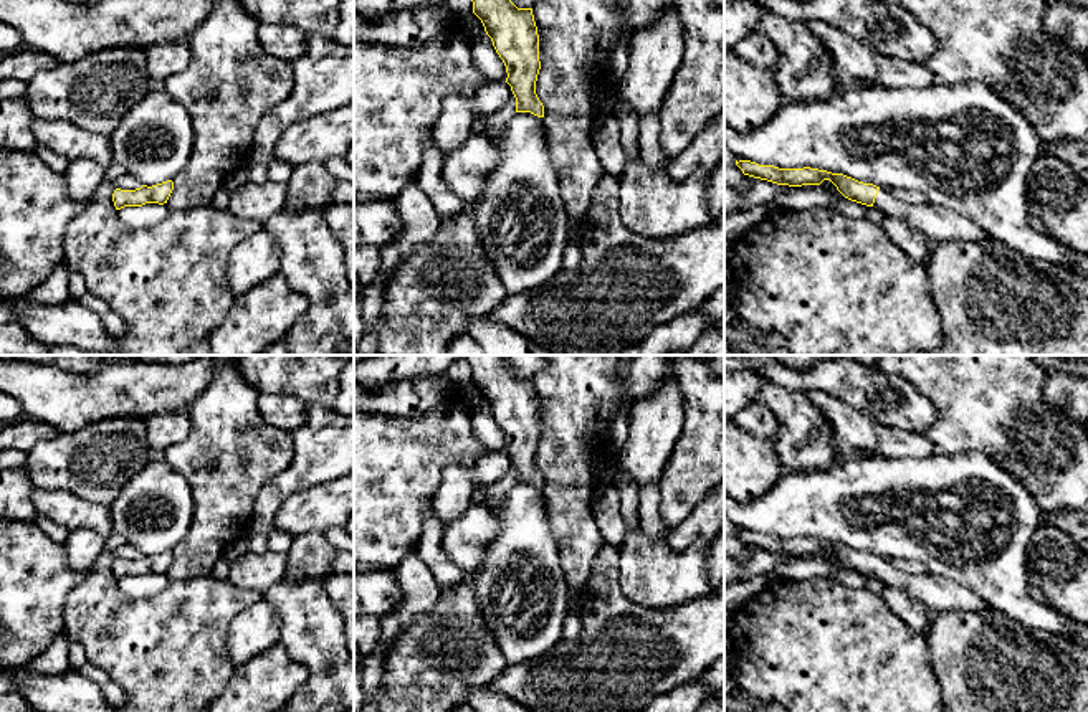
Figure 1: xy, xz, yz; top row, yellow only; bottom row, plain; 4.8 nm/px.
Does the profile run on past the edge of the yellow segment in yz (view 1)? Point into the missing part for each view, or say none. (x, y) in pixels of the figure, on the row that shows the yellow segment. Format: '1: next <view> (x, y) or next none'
1: next yz (940, 223)

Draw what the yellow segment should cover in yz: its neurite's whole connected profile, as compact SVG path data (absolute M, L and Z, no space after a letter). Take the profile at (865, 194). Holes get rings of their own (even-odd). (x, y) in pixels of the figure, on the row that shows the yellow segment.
M736 160L744 175L767 180L777 185L802 187L820 185L830 180L837 190L848 200L875 206L885 215L906 220L914 230L924 233L928 240L936 241L974 241L992 240L977 223L961 213L934 203L904 203L895 198L888 190L873 183L863 183L843 173L832 173L818 169L779 169L774 165L759 165L751 160Z

